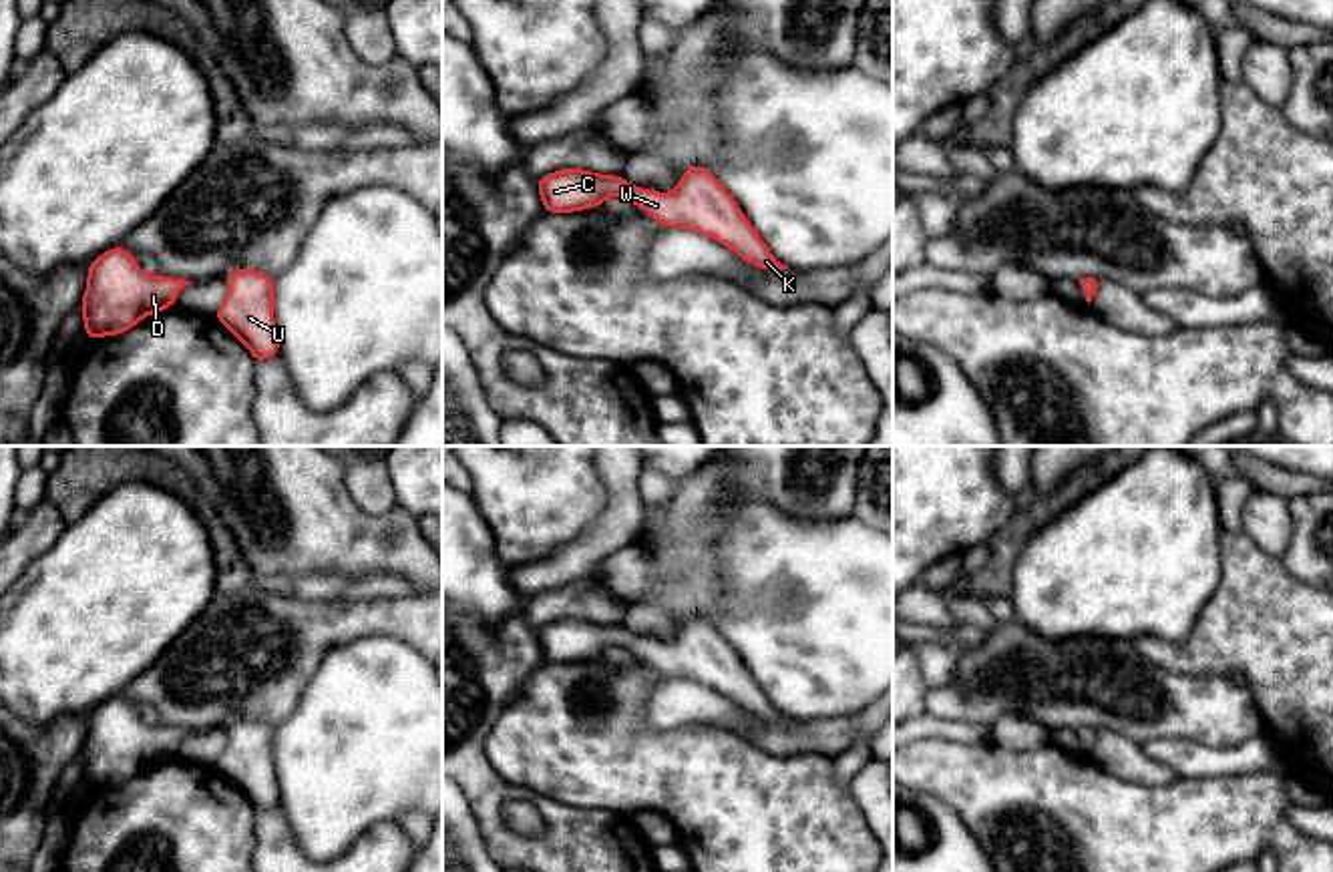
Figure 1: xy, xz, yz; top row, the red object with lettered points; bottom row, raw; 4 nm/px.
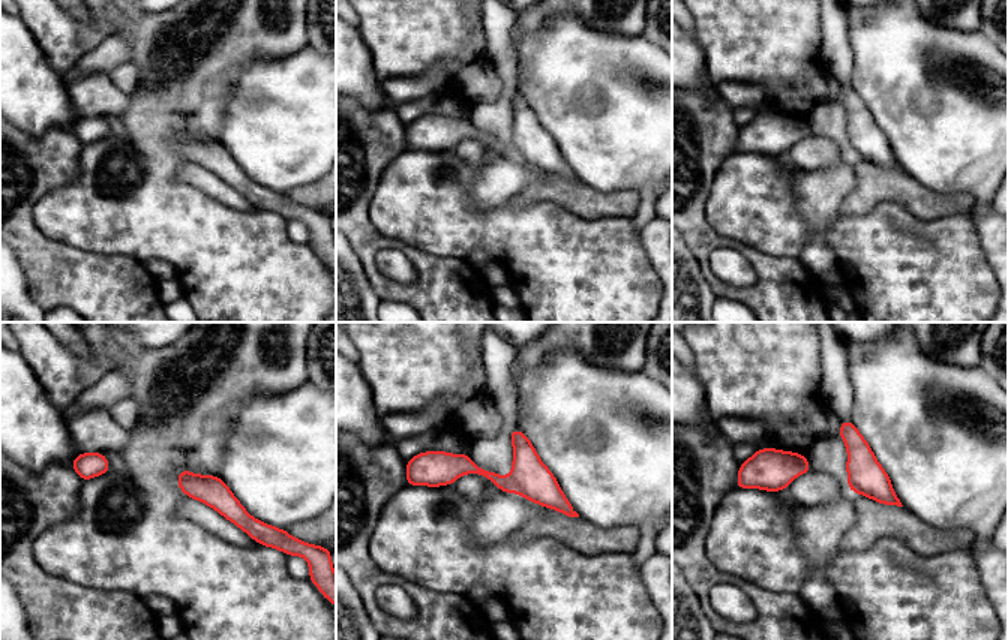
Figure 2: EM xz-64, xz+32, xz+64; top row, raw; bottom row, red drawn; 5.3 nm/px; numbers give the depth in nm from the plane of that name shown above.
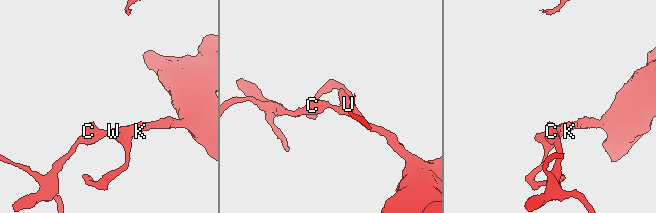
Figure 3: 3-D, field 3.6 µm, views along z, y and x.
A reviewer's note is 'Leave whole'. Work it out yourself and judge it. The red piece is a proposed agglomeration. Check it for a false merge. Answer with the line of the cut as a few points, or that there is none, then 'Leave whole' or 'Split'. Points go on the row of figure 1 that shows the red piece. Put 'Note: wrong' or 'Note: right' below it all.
No split. Leave whole
Note: right

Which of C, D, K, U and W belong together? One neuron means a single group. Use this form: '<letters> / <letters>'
C D K U W

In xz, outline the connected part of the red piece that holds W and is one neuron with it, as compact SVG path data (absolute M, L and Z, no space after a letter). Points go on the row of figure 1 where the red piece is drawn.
M688 165L670 195L633 187L621 175L585 169L559 169L535 181L545 213L593 209L601 207L607 197L621 195L661 227L682 227L706 235L764 271L788 269L770 253L718 177L702 165Z

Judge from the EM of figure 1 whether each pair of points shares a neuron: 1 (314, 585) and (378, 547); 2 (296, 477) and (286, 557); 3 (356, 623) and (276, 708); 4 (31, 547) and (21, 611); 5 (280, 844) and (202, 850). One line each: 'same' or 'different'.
1: different
2: same
3: same
4: different
5: different

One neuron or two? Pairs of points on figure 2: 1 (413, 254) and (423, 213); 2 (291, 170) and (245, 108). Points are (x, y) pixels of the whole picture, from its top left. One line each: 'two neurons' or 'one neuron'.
1: two neurons
2: one neuron

